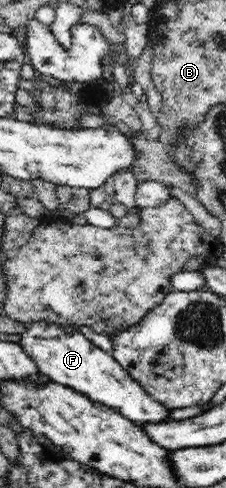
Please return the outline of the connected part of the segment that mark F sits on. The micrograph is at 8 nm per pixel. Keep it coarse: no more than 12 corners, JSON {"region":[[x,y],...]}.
{"region":[[31,323],[20,346],[51,381],[131,422],[162,424],[153,398],[72,326]]}

